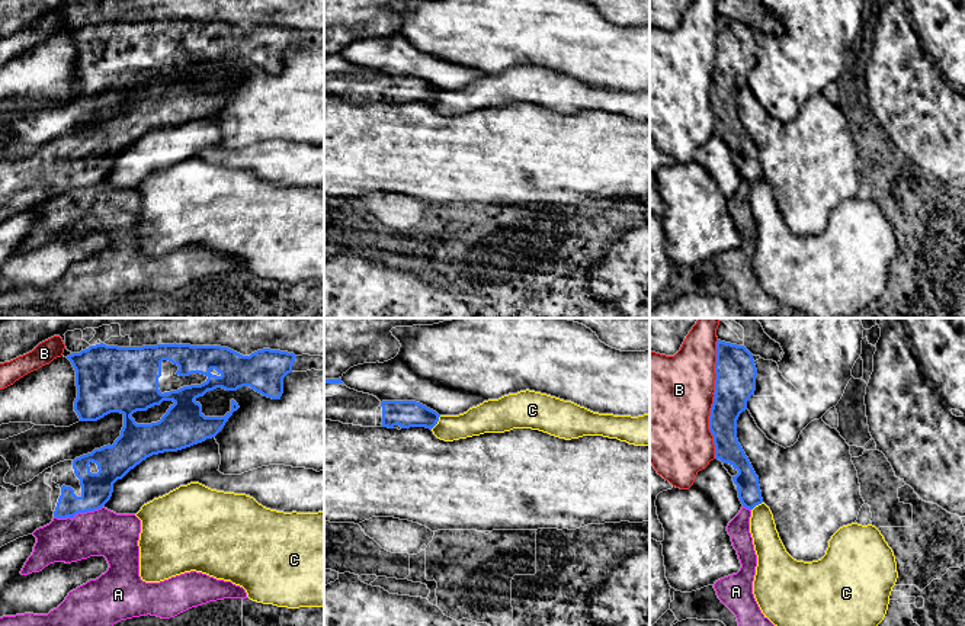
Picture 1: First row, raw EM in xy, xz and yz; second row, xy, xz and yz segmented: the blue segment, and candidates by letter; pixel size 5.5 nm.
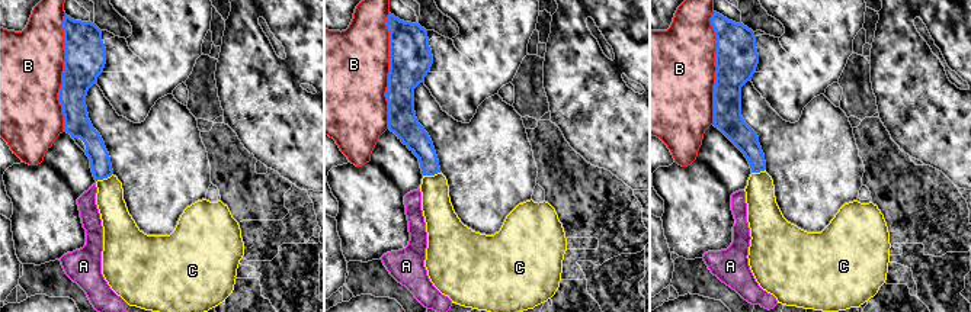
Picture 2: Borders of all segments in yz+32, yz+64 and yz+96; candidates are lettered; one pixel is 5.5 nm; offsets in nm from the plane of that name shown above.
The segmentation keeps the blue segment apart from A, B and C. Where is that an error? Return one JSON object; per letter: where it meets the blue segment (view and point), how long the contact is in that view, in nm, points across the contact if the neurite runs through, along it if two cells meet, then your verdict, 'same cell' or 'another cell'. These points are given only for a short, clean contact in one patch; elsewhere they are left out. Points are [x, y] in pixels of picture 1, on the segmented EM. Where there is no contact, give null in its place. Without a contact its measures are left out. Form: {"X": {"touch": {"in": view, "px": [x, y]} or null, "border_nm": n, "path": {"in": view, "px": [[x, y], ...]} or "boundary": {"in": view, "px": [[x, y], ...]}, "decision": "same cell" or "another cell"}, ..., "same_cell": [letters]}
{"A": {"touch": {"in": "xy", "px": [77, 513]}, "border_nm": 280, "boundary": {"in": "xy", "px": [[102, 506], [79, 511], [71, 517], [54, 517]]}, "decision": "another cell"}, "B": {"touch": {"in": "yz", "px": [714, 400]}, "border_nm": 650, "decision": "another cell"}, "C": {"touch": {"in": "xz", "px": [436, 423]}, "border_nm": 100, "boundary": {"in": "xz", "px": [[441, 416], [430, 429]]}, "decision": "another cell"}, "same_cell": []}

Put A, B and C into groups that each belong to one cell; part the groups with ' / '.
A / B / C

